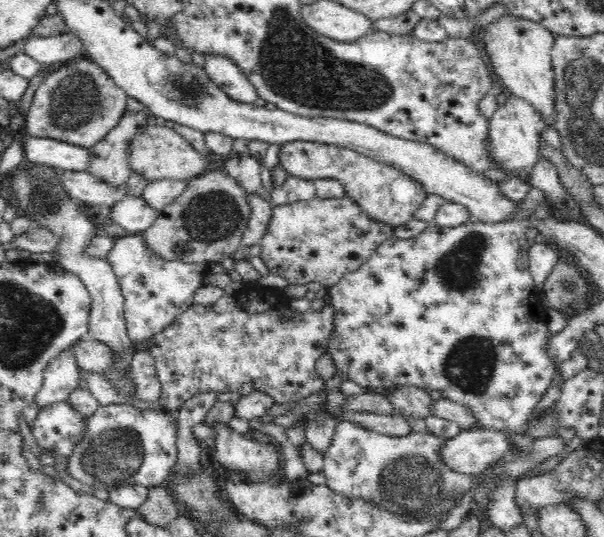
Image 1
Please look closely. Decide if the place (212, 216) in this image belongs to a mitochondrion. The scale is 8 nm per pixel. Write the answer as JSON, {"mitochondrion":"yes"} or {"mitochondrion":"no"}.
{"mitochondrion":"yes"}

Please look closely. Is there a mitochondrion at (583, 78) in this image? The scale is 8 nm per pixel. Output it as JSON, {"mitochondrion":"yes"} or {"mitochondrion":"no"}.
{"mitochondrion":"yes"}

